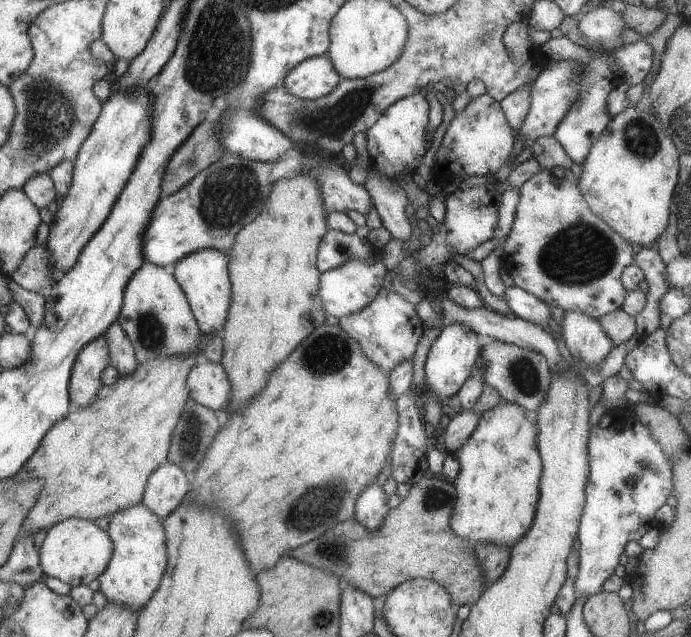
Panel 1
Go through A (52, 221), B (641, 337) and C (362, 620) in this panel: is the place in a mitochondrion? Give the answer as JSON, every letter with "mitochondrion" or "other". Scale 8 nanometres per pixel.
{"A":"other","B":"other","C":"other"}

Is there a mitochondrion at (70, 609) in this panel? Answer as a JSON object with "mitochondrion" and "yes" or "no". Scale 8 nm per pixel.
{"mitochondrion":"no"}

